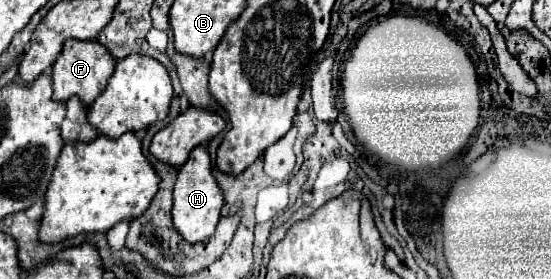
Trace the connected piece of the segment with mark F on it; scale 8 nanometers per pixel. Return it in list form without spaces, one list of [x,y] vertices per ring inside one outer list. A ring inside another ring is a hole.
[[[75,38],[65,40],[63,50],[55,60],[53,72],[51,72],[53,98],[59,102],[67,102],[71,96],[79,96],[81,102],[89,106],[107,86],[107,80],[111,78],[113,68],[115,68],[115,58],[97,40],[81,40],[81,42]]]

